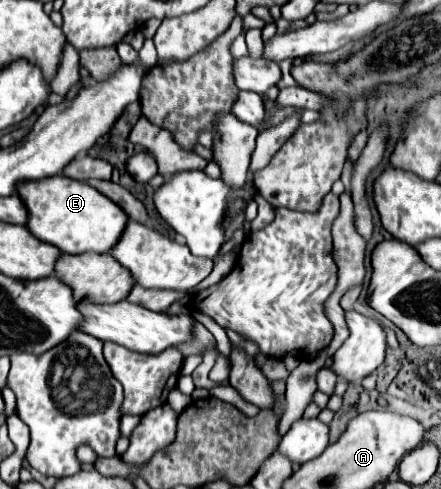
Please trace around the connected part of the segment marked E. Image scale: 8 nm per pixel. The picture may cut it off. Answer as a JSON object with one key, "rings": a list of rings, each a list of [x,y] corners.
{"rings":[[[64,174],[54,178],[50,176],[48,180],[20,184],[18,194],[30,212],[28,230],[38,240],[48,242],[66,254],[112,252],[116,240],[120,240],[120,234],[124,232],[124,224],[128,224],[128,216],[118,204],[108,200],[86,182],[66,178]]]}

